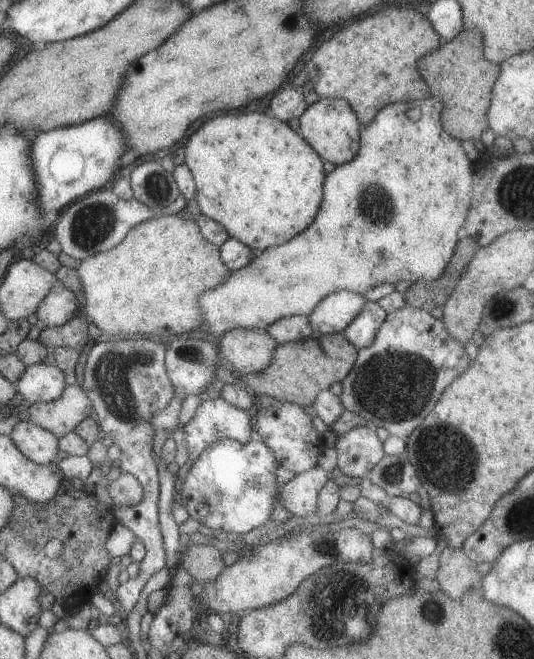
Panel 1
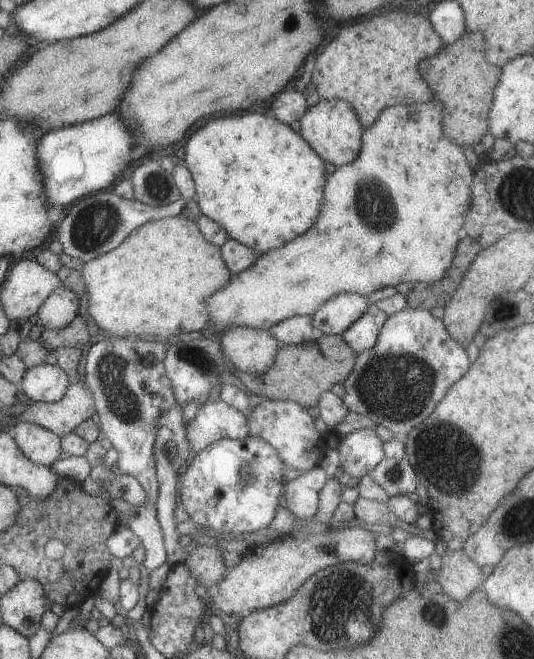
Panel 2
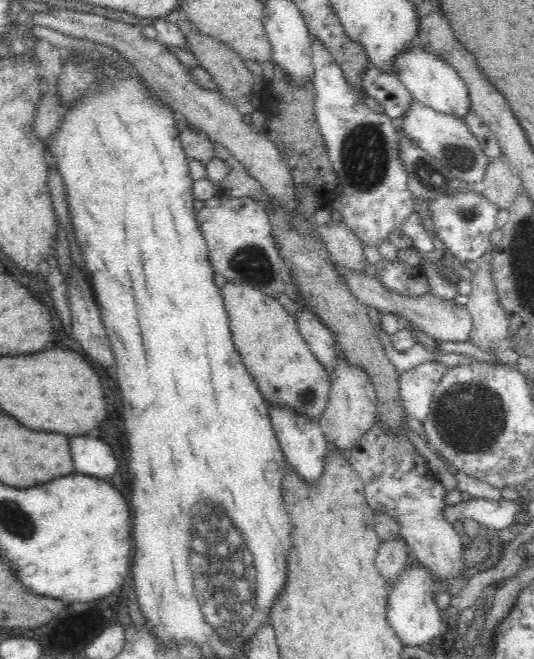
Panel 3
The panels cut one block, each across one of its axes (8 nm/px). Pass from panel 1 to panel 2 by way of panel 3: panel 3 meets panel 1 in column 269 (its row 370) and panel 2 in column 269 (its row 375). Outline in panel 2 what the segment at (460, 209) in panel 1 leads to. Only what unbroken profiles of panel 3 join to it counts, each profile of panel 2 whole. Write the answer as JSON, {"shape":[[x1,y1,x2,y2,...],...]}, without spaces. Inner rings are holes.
{"shape":[[430,100,426,104,418,102,418,104,412,104,412,106,392,106,392,108,386,108,380,112,378,120,374,122,372,127,364,128,361,137,361,150,359,156,352,163,336,167,336,171,333,174,327,176,327,182,324,188,324,201,321,207,320,216,318,216,318,222,312,226,305,234,294,238,291,242,288,242,284,247,280,249,273,249,262,253,258,256,257,260,245,270,242,270,236,275,232,274,231,280,222,289,215,291,211,296,205,299,205,308,207,316,209,317,210,330,213,331,226,331,231,327,249,327,252,329,270,329,274,324,287,320,288,318,297,315,314,315,319,310,323,303,326,303,332,296,339,293,357,293,360,295,369,296,375,290,378,290,384,286,394,286,399,289,405,289,406,287,414,283,434,283,441,280,451,268,452,260,456,253,456,247,462,238,462,226,466,220,466,214,470,210,470,206,466,204,468,202,468,186,470,186,470,192,473,185,473,170,468,168,468,160,462,147,456,142,448,140,442,132,442,102,438,100],[412,112,418,112,420,118,418,120,412,120,410,114],[450,180,454,180,454,188,456,188,456,194,454,192,448,192,448,184]]}

